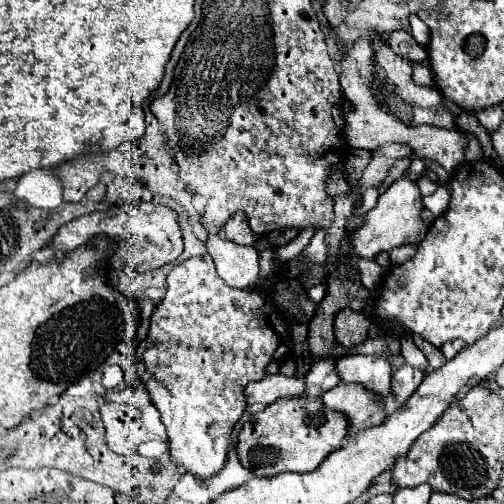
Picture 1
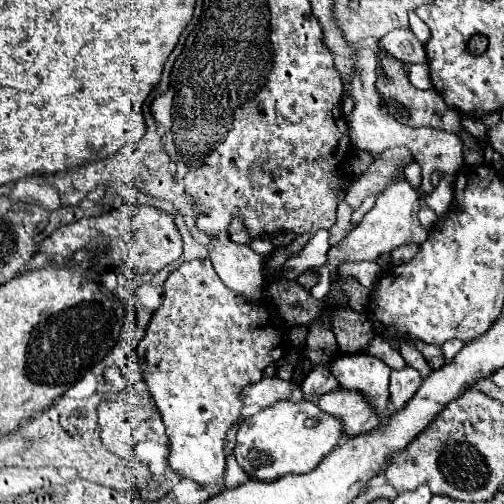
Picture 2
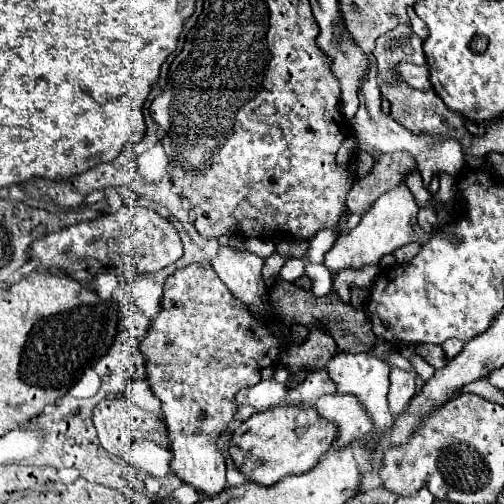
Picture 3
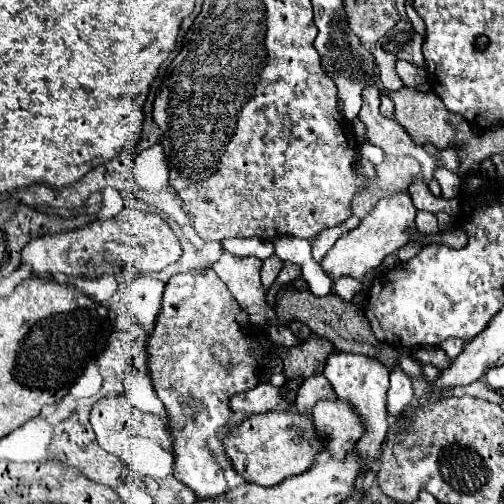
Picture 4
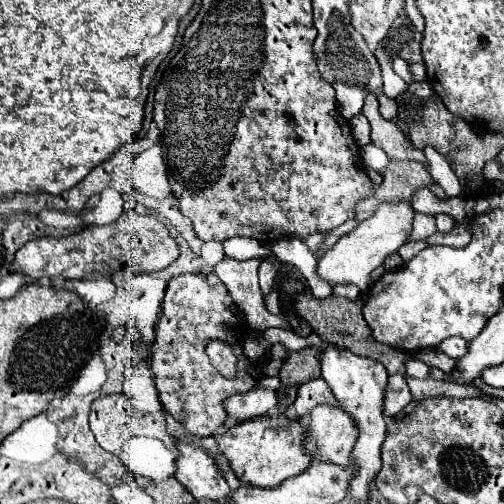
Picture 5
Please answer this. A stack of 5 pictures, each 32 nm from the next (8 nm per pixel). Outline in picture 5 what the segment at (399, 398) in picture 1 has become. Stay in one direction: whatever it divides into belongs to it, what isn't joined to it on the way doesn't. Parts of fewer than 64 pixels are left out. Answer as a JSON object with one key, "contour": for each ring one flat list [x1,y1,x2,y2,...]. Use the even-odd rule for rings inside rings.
{"contour":[[394,374,388,378,388,386,384,392,384,416,396,416,408,402,412,402,412,394,406,386,406,378]]}

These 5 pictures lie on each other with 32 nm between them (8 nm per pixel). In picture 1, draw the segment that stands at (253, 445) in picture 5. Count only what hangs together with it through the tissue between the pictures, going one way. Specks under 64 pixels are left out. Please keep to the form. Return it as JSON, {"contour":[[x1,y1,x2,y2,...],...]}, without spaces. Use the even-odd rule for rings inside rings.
{"contour":[[302,396,302,398,280,398,274,404,266,406,266,410,254,414,250,420,244,422,238,434,238,460,244,468,252,470,254,476,260,478,274,478,284,472,312,472,330,452,342,446,342,440,348,436,348,422,340,412,328,412,322,408,318,398]]}

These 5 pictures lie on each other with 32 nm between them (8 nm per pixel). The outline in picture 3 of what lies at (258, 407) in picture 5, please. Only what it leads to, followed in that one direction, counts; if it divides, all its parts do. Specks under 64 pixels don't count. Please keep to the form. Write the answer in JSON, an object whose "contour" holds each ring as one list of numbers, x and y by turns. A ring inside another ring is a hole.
{"contour":[[260,380,256,386,238,392,236,406,252,406,256,408,256,412,264,412,284,402,286,396,288,396,286,384,278,384,274,380]]}

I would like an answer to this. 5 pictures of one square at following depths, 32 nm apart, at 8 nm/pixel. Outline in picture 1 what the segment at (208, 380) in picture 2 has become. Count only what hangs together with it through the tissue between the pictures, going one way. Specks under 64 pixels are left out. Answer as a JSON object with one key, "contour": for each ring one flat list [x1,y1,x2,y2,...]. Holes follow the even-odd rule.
{"contour":[[210,254,190,258,172,268,168,274,166,296,152,314,146,340,140,342,138,350,144,352,138,362,138,374,162,416,162,424,166,426,170,440,170,460,174,466,182,468,198,480,208,480,222,472,230,444,230,430,236,426,246,408,246,384,260,380,272,360,284,358,292,350,288,326,274,310,274,304,268,300,268,288,270,280,266,276,256,292,238,292,236,288,228,288,216,274]]}

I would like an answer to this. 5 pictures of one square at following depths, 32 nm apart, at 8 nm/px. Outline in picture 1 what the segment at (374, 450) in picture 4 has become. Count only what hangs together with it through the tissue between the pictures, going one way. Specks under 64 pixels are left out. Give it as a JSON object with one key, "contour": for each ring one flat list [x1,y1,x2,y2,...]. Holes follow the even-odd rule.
{"contour":[[346,354,336,360,336,374,344,384,362,384,384,402,390,394,392,366,386,356]]}

